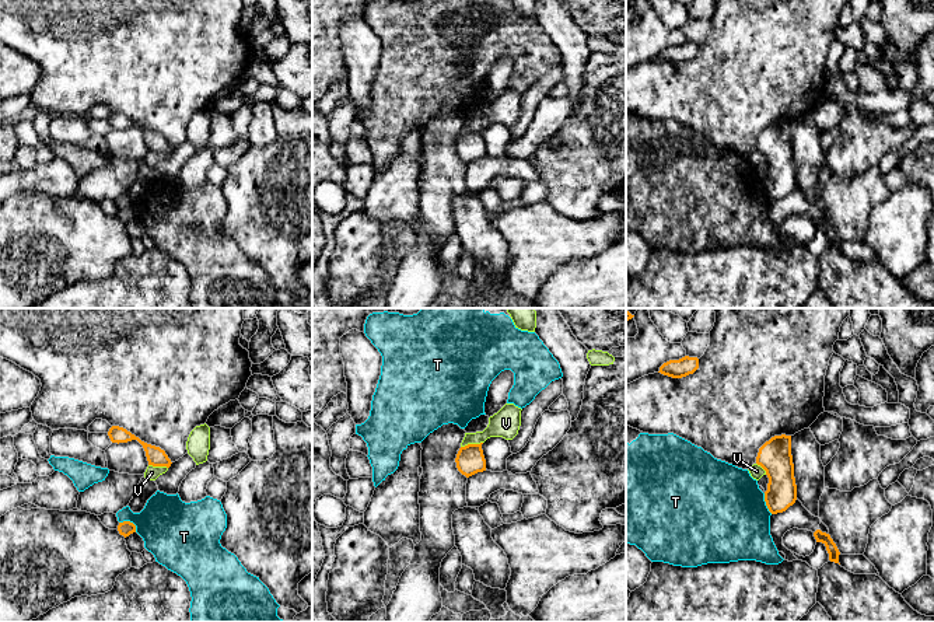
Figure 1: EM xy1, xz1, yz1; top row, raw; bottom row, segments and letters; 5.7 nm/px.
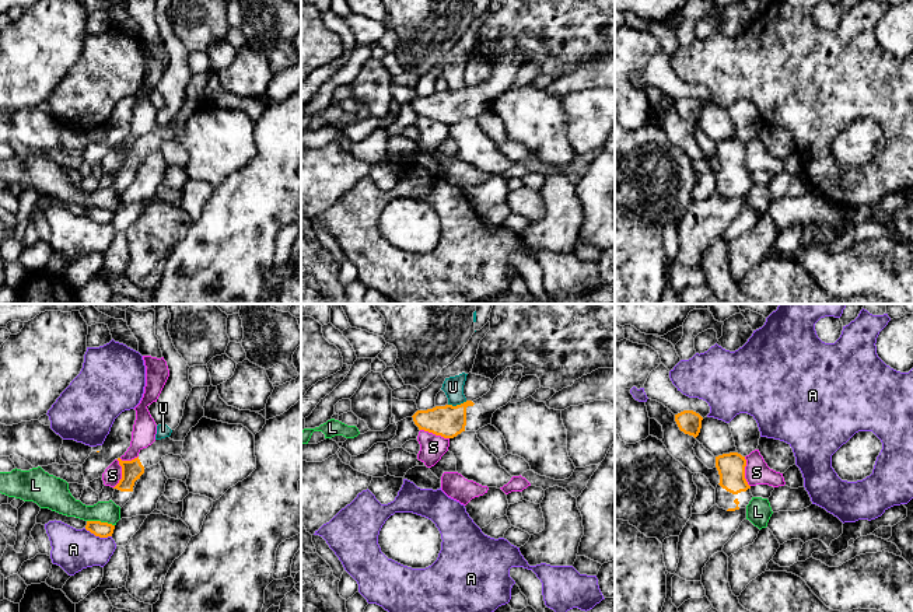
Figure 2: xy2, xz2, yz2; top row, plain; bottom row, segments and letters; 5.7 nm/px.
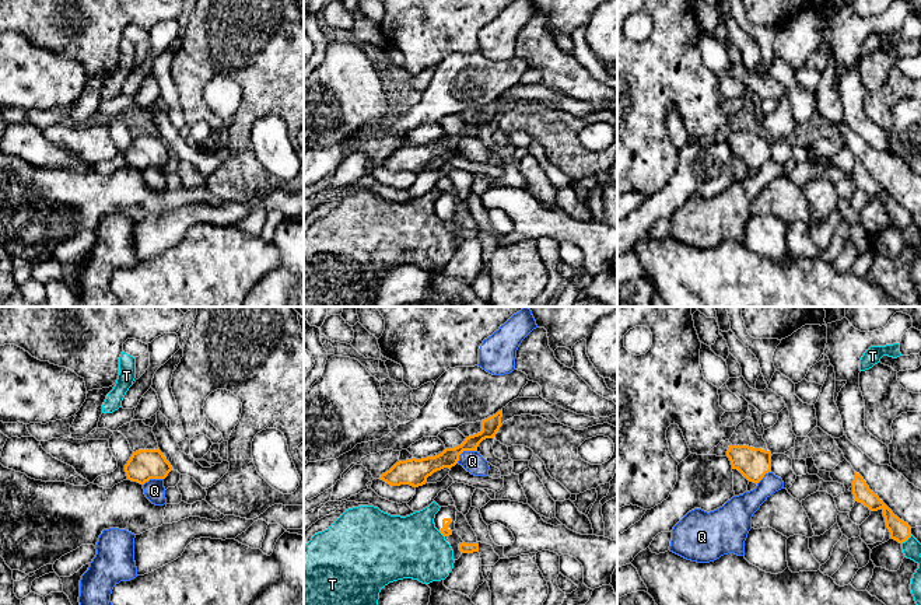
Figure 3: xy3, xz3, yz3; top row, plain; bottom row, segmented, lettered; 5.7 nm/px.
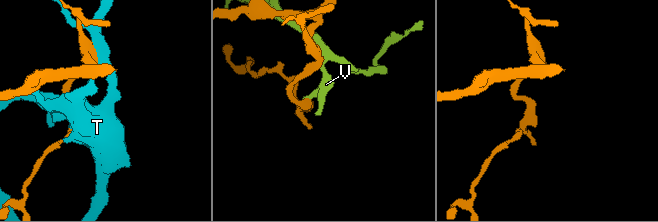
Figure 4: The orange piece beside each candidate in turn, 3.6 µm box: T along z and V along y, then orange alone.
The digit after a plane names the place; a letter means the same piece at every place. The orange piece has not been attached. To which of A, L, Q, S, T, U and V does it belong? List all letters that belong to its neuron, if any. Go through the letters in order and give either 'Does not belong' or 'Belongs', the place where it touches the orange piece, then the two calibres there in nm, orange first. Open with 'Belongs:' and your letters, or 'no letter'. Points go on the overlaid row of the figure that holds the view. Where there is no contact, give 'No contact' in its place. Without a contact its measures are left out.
Belongs: no letter
A: Does not belong. Touches orange at xy2 (98, 535). Thickness 90 nm (orange) against 240 nm
L: Does not belong. Touches orange at xy2 (100, 521). Thickness 90 nm (orange) against 140 nm
Q: Does not belong. Touches orange at xz3 (463, 450). Thickness 110 nm (orange) against 120 nm
S: Does not belong. Touches orange at xy2 (119, 464). Thickness 120 nm (orange) against 100 nm
T: Does not belong. Touches orange at xy1 (129, 521). Thickness 90 nm (orange) against 340 nm
U: Does not belong. Touches orange at xz2 (457, 405). Thickness 180 nm (orange) against 120 nm
V: Does not belong. Touches orange at xz1 (471, 444). Thickness 160 nm (orange) against 160 nm

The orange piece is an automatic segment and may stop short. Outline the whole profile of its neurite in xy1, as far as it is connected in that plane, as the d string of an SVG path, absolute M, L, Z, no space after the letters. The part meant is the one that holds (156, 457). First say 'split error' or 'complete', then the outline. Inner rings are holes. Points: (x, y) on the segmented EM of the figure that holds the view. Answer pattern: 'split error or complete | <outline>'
complete | M112 426L108 431L108 436L109 436L112 443L118 443L118 444L137 440L146 451L148 465L169 468L172 464L164 450L141 441L139 437L136 437L134 434L132 434L130 431L127 431L123 427Z

